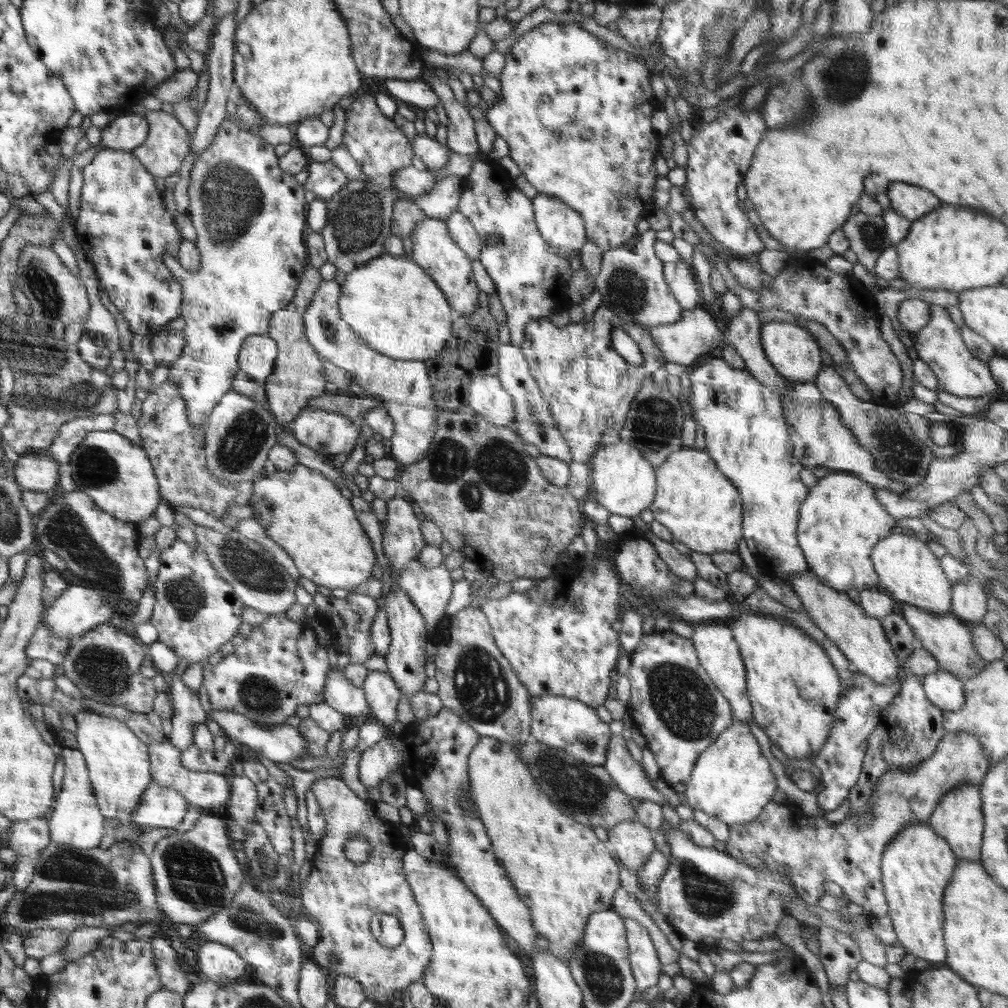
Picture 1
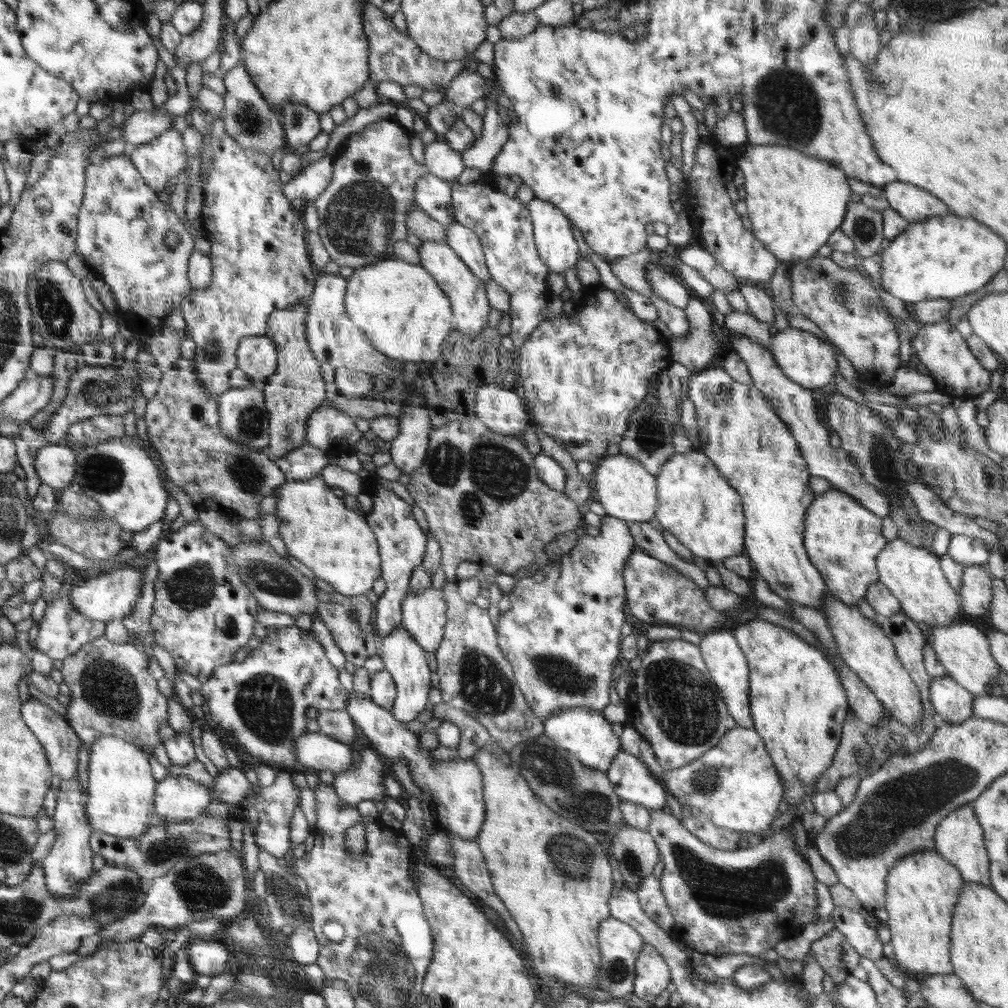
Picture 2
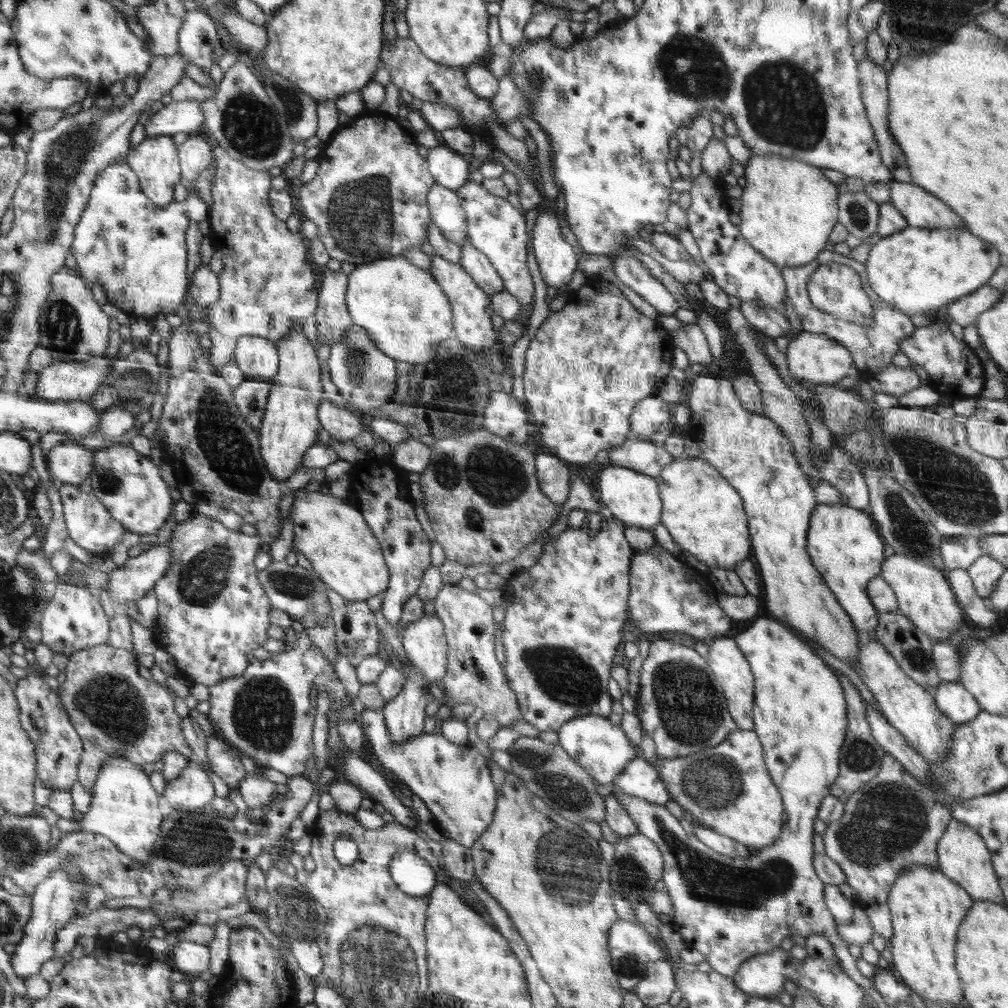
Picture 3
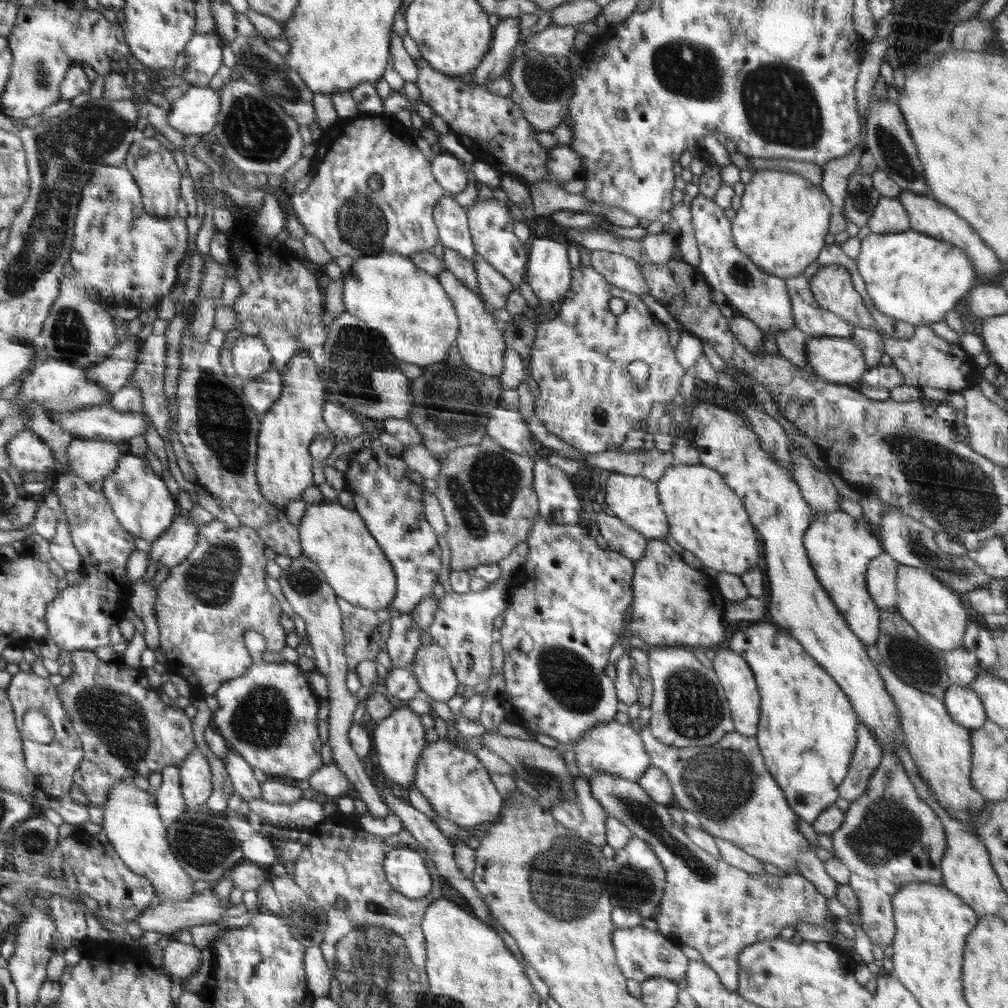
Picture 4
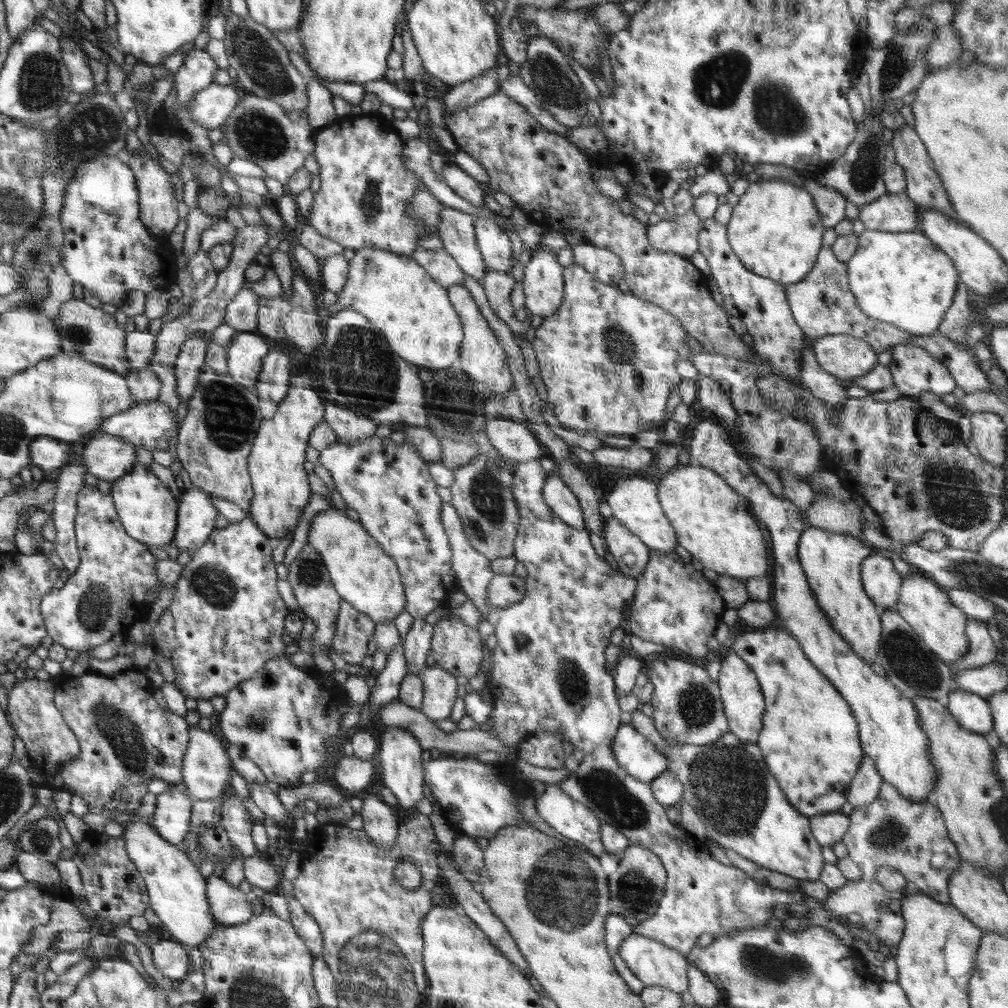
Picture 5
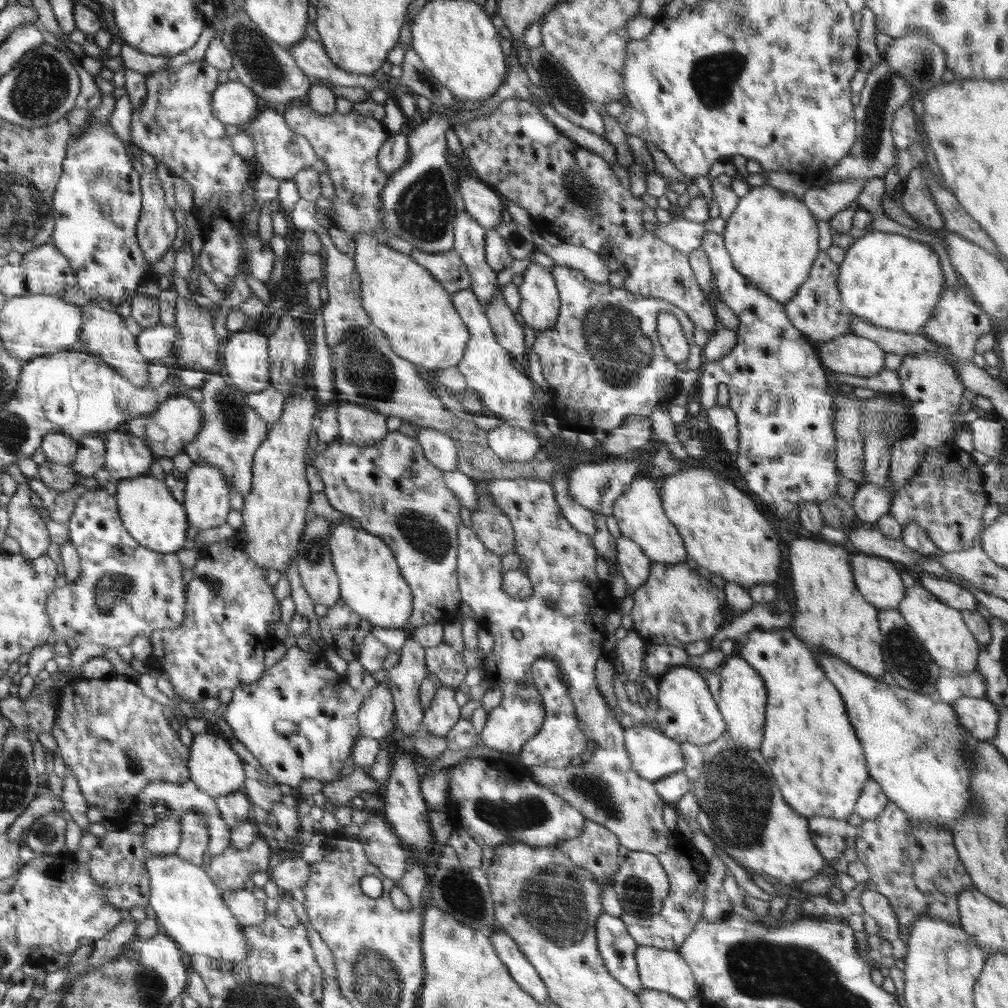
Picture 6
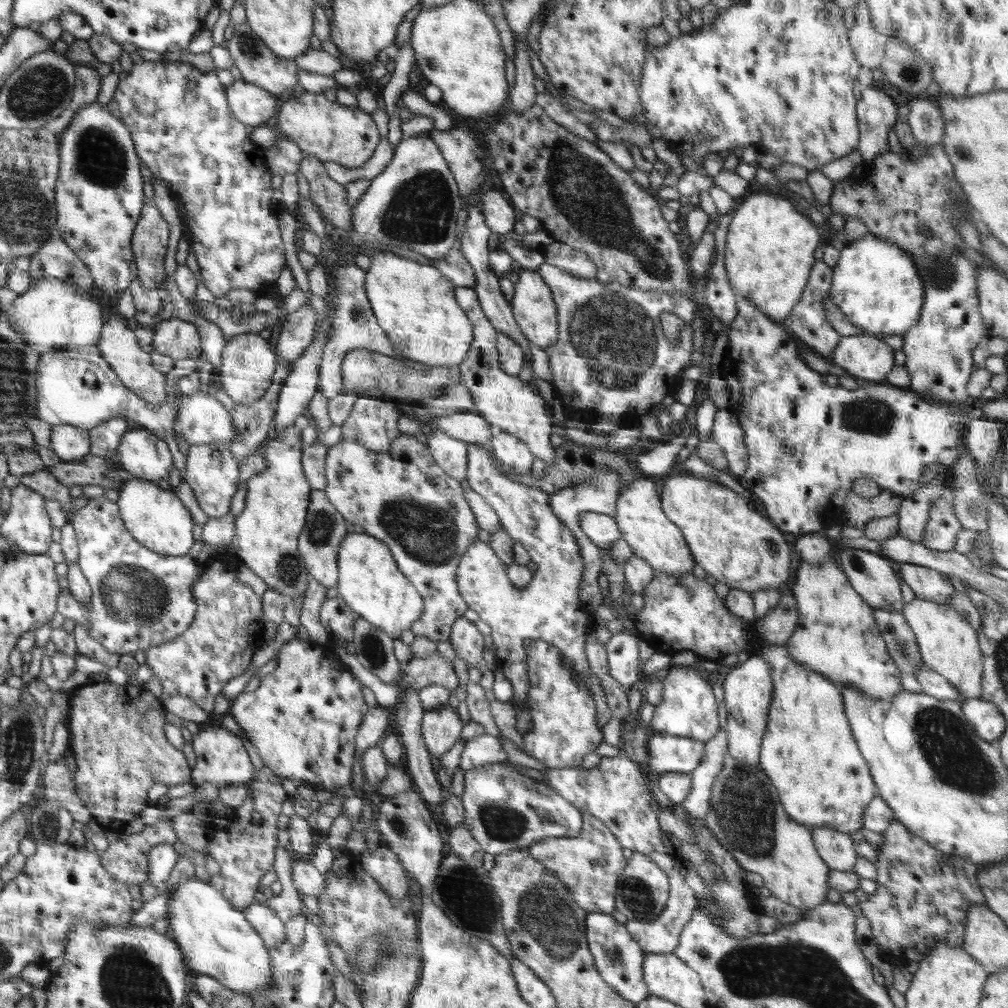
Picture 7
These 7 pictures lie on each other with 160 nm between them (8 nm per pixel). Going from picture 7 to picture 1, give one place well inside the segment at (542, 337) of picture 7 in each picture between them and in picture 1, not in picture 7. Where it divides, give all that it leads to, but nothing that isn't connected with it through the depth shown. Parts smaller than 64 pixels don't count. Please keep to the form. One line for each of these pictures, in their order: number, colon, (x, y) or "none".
1: (562, 227)
2: (553, 233)
3: (557, 260)
4: (549, 271)
5: (543, 285)
6: (539, 298)

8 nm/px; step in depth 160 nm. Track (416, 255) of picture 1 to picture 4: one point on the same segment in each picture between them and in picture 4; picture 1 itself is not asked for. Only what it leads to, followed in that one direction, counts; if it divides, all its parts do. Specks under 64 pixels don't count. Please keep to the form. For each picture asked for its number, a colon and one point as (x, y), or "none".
2: (466, 292)
3: (472, 309)
4: (480, 342)

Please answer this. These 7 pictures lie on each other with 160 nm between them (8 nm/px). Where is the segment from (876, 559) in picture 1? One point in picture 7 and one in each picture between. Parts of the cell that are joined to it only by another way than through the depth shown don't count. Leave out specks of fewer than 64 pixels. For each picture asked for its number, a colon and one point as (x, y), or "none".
2: (913, 575)
3: (924, 595)
4: (935, 610)
5: (923, 604)
6: (941, 629)
7: (948, 644)

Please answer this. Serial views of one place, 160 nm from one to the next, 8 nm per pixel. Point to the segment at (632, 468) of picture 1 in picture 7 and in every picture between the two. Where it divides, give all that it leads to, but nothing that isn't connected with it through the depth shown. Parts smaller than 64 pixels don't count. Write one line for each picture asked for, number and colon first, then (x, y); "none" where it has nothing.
2: (625, 489)
3: (632, 497)
4: (634, 500)
5: (634, 502)
6: (639, 513)
7: (651, 536)

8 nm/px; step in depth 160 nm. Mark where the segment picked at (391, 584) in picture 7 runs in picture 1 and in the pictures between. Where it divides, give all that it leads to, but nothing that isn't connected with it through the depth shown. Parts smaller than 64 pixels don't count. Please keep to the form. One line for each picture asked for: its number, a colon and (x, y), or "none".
1: (302, 511)
2: (337, 545)
3: (343, 551)
4: (349, 557)
5: (366, 577)
6: (371, 584)

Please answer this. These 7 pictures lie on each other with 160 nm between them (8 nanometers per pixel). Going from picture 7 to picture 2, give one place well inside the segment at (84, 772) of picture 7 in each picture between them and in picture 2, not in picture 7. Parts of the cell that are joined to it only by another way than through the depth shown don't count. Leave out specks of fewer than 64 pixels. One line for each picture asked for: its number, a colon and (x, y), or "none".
2: (111, 693)
3: (116, 712)
4: (125, 729)
5: (125, 738)
6: (116, 741)

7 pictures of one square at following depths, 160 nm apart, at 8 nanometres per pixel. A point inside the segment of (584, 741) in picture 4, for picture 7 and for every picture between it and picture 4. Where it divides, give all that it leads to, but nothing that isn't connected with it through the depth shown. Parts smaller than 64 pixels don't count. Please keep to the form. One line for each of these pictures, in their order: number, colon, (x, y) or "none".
5: (641, 759)
6: (653, 755)
7: (666, 753)

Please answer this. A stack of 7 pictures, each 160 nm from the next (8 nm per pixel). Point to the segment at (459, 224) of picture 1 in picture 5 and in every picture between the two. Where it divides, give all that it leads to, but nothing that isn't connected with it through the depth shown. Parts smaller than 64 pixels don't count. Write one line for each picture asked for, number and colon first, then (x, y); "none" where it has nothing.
2: (468, 247)
3: (475, 263)
4: (495, 287)
5: (498, 285)

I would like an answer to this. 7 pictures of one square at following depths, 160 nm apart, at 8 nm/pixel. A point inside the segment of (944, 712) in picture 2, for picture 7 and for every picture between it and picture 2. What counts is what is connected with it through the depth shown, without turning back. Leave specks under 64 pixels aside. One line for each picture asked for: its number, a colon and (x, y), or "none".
3: (955, 702)
4: (963, 704)
5: (972, 711)
6: (980, 718)
7: (989, 724)

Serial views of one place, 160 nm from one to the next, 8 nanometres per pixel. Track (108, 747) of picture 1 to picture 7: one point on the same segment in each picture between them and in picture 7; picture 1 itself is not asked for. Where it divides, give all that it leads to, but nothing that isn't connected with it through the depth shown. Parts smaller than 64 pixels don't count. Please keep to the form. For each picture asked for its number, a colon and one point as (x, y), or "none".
2: (120, 783)
3: (124, 808)
4: (135, 828)
5: (176, 889)
6: (189, 907)
7: (217, 940)

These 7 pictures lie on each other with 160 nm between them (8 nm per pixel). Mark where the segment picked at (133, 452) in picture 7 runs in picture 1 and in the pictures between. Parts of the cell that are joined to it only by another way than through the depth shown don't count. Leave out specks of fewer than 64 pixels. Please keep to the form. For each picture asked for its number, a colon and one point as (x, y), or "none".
1: (36, 471)
2: (56, 465)
3: (71, 463)
4: (92, 460)
5: (106, 457)
6: (127, 457)

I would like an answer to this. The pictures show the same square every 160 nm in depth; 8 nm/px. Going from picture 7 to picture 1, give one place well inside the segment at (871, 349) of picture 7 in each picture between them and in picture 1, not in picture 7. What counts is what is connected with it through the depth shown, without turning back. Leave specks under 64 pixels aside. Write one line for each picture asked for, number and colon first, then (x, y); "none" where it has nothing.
1: (793, 351)
2: (808, 360)
3: (812, 358)
4: (838, 360)
5: (846, 357)
6: (856, 355)

